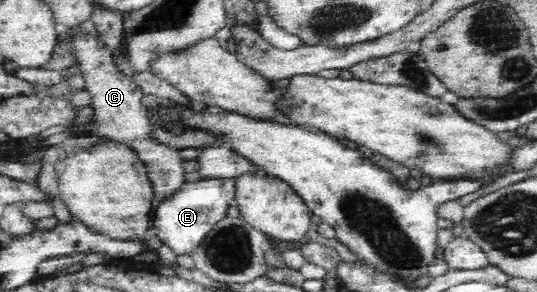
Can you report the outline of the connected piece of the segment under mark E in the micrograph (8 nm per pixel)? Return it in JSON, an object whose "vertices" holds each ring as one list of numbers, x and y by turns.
{"vertices":[[199,180,183,184,177,192,154,203,150,212,151,232,161,243,178,254,191,254,191,250,211,230,211,227,227,216,228,208,234,204,235,180]]}

